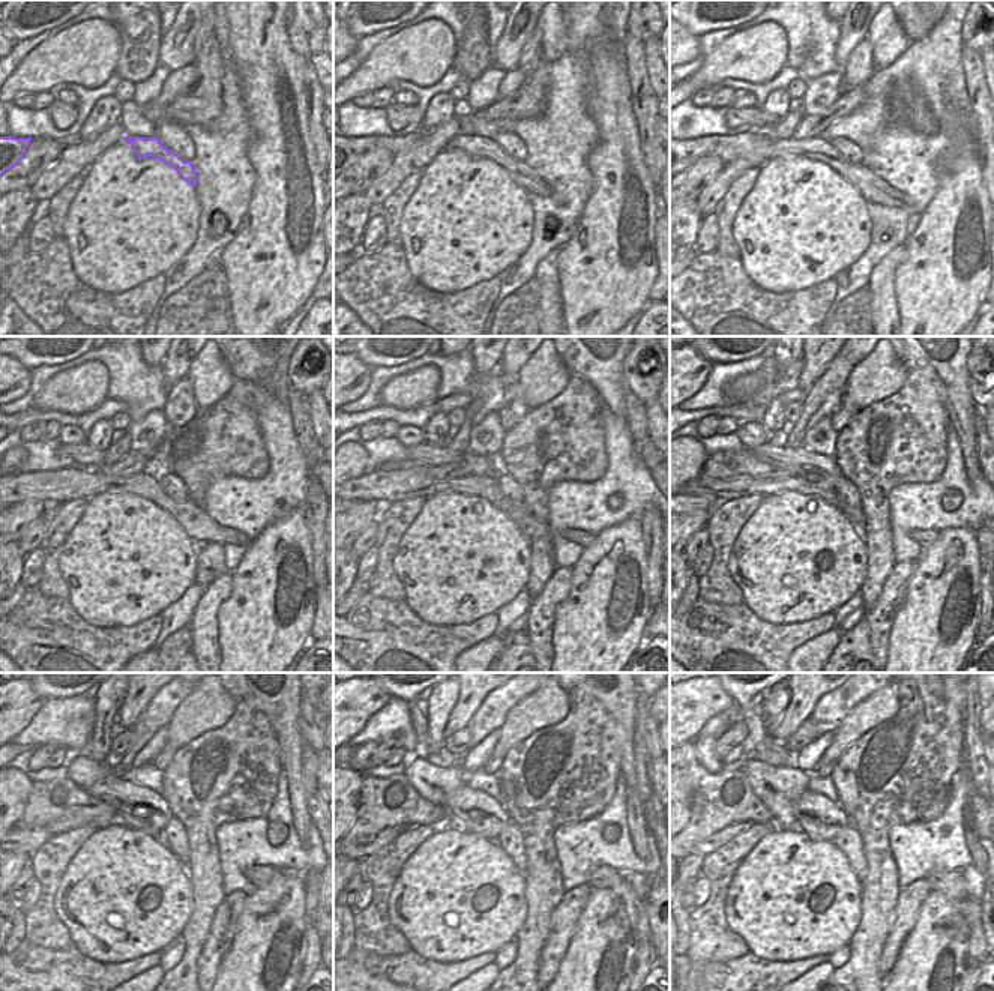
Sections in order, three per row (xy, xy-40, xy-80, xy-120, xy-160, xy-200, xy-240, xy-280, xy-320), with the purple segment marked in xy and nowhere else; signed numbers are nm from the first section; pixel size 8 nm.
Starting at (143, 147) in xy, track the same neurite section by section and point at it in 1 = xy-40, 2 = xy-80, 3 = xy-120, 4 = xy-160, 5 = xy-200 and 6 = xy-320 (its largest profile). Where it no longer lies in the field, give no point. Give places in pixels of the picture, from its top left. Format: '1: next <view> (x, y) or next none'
1: next xy-40 (475, 146)
2: next xy-80 (756, 146)
3: next xy-120 (54, 487)
4: next xy-160 (385, 488)
5: next xy-200 (740, 485)
6: next xy-320 (951, 883)

